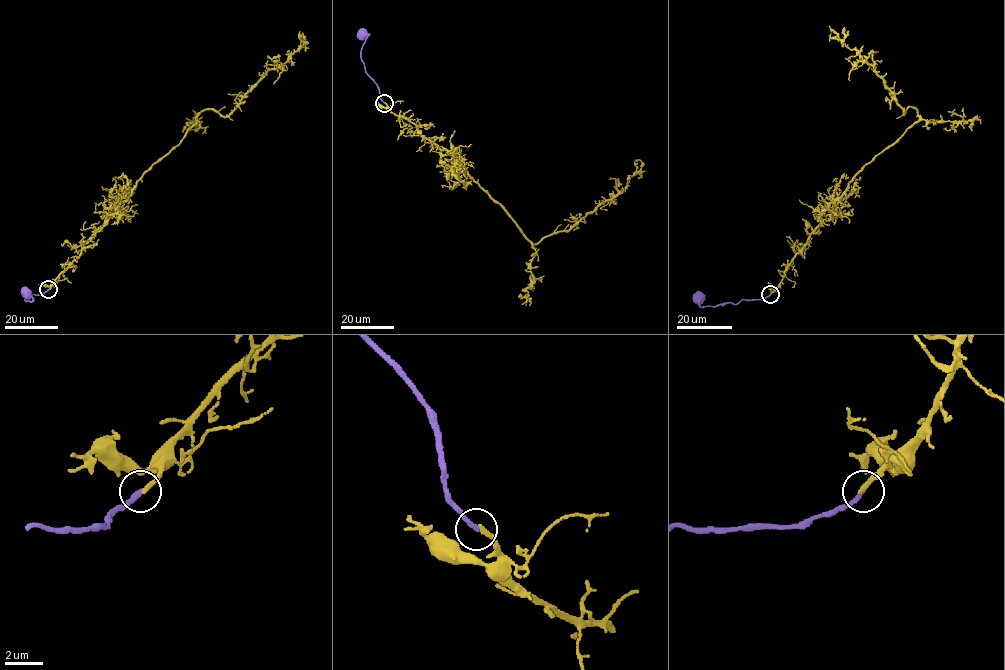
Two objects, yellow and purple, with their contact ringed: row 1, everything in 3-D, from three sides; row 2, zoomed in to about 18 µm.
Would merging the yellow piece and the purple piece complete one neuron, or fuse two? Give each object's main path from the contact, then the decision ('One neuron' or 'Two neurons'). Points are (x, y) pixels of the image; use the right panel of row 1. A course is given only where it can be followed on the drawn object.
Course of yellow: (770, 294), (819, 224), (821, 213), (867, 163), (919, 119), (911, 106), (904, 114), (874, 68), (831, 34). Course of purple: (770, 294), (759, 299), (741, 299), (735, 304), (711, 306), (701, 306), (698, 299). One neuron

